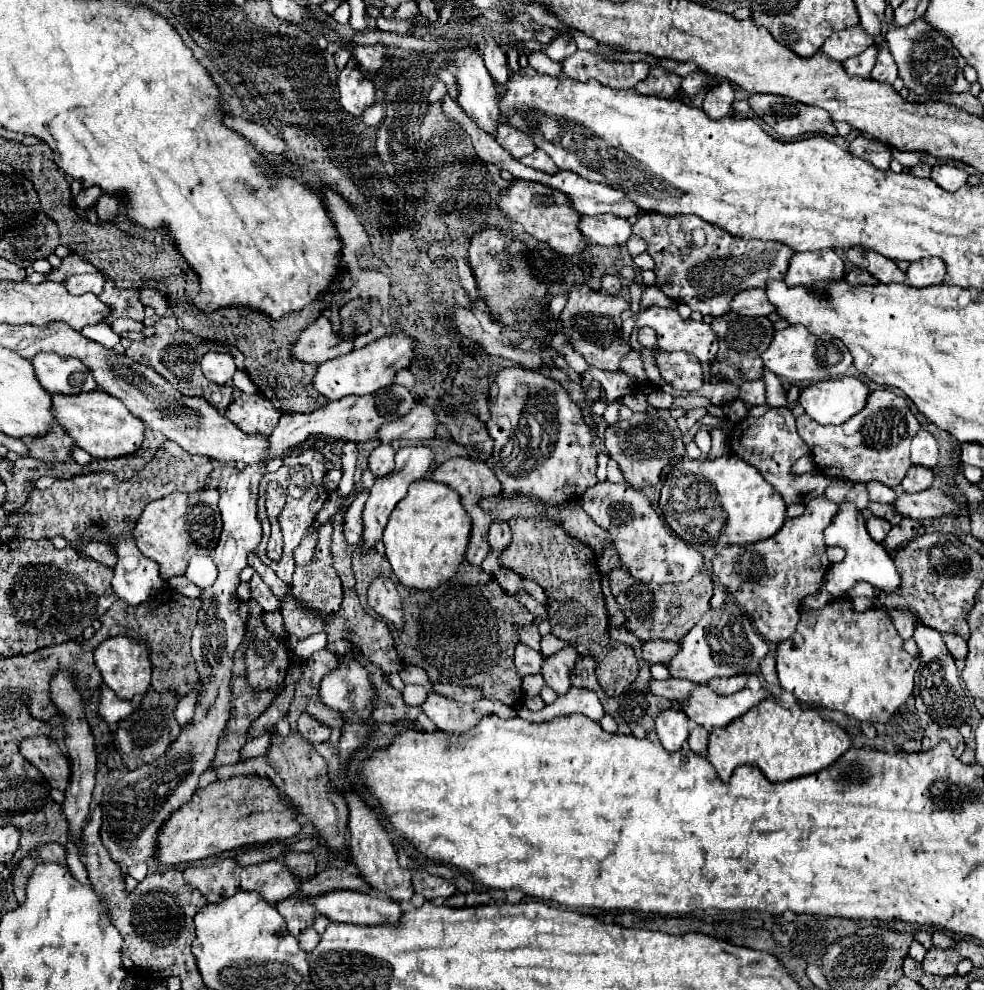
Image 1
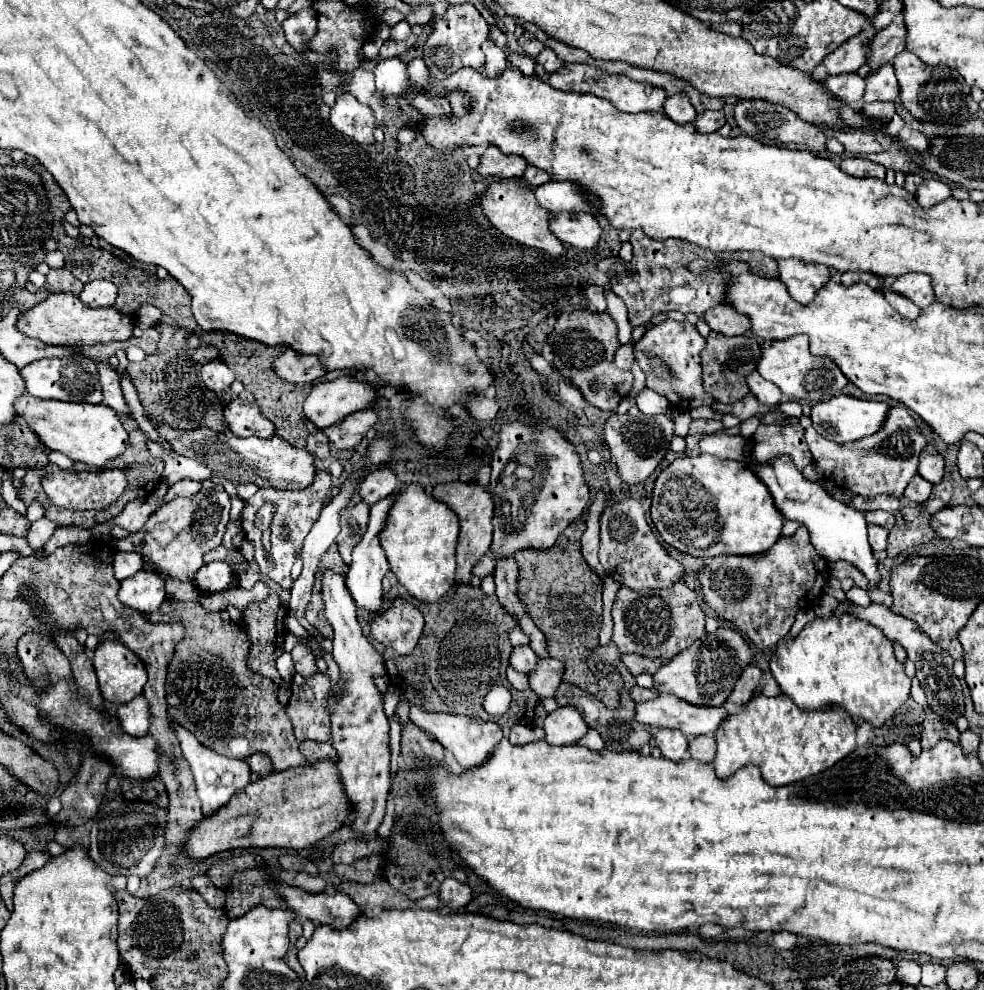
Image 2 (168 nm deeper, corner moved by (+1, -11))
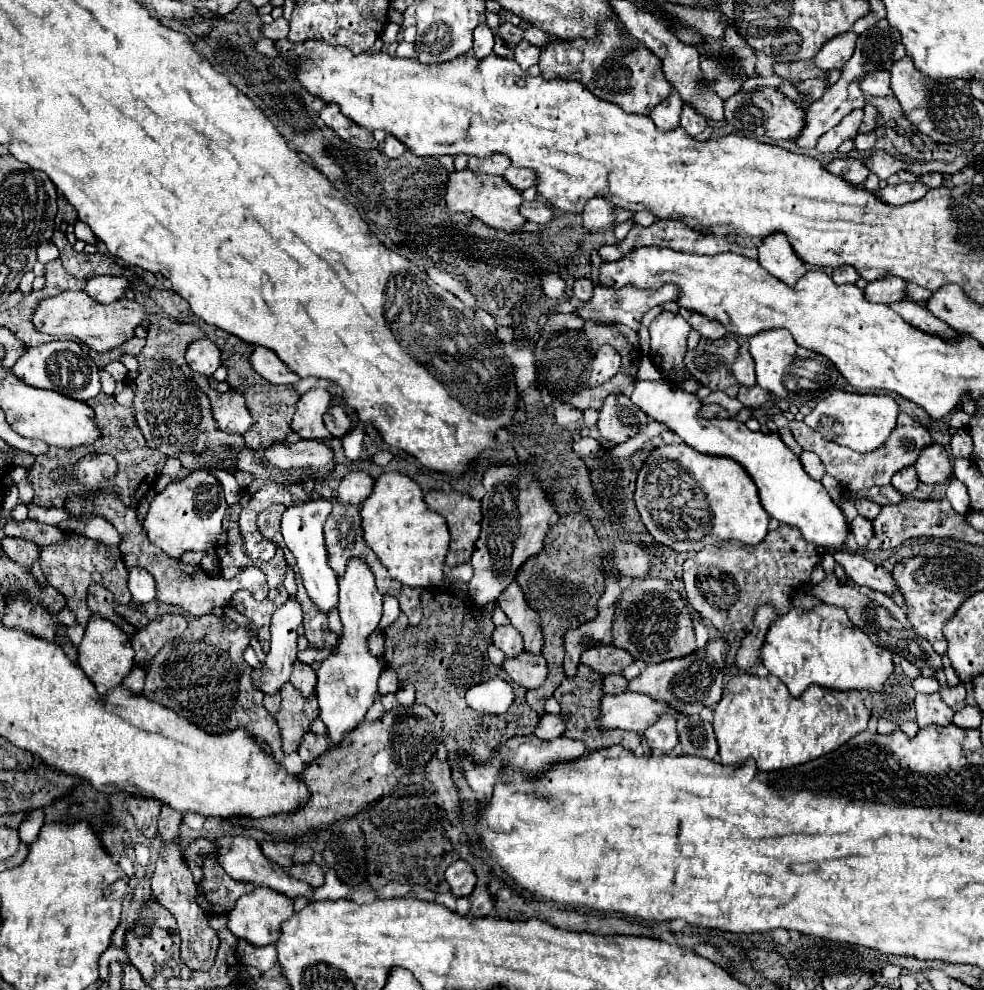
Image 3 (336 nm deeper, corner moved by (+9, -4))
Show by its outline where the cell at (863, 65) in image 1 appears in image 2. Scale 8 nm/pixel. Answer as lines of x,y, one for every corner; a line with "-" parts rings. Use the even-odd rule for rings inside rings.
858,74
826,76
822,82
824,82
826,90
828,90
834,98
838,98
838,100
842,100
842,102
846,102
846,104
858,102
858,100
862,100
862,96
864,96
864,86
866,86
866,82
864,82
864,78
860,78

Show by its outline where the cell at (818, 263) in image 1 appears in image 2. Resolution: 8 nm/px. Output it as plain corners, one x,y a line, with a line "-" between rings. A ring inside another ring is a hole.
778,260
780,280
786,284
788,294
800,304
814,300
816,292
830,280
830,272
822,264
804,264
800,260

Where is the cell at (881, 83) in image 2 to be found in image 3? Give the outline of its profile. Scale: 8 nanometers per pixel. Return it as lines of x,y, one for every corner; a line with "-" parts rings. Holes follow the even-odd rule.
888,71
870,73
868,77
864,77
864,81
860,83
860,87
862,87
862,91
866,95
872,95
872,97
890,95
890,73

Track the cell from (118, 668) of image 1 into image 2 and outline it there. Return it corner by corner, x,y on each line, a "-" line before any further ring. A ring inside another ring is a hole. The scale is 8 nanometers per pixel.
104,640
94,650
94,670
102,698
110,704
124,704
142,694
146,684
146,666
116,640

